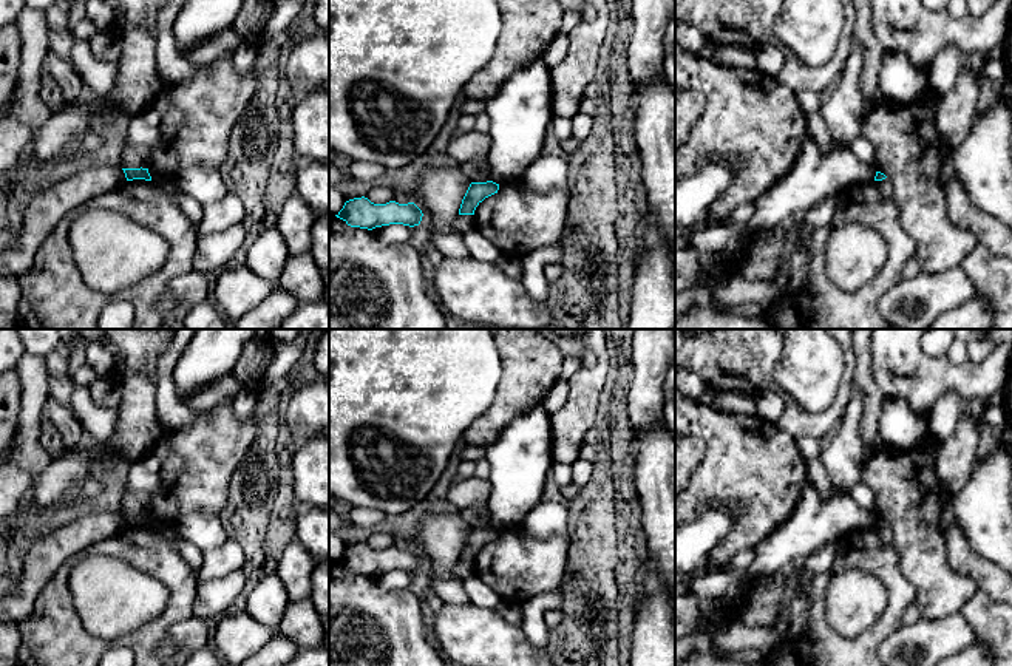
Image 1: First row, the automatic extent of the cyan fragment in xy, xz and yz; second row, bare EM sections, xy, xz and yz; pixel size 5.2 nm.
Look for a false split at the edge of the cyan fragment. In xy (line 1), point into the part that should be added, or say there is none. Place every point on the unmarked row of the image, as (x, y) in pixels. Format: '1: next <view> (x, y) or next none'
1: next none

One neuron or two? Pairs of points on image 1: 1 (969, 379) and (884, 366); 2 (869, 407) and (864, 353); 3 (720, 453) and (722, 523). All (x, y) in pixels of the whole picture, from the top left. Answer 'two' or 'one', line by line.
1: one
2: one
3: two

